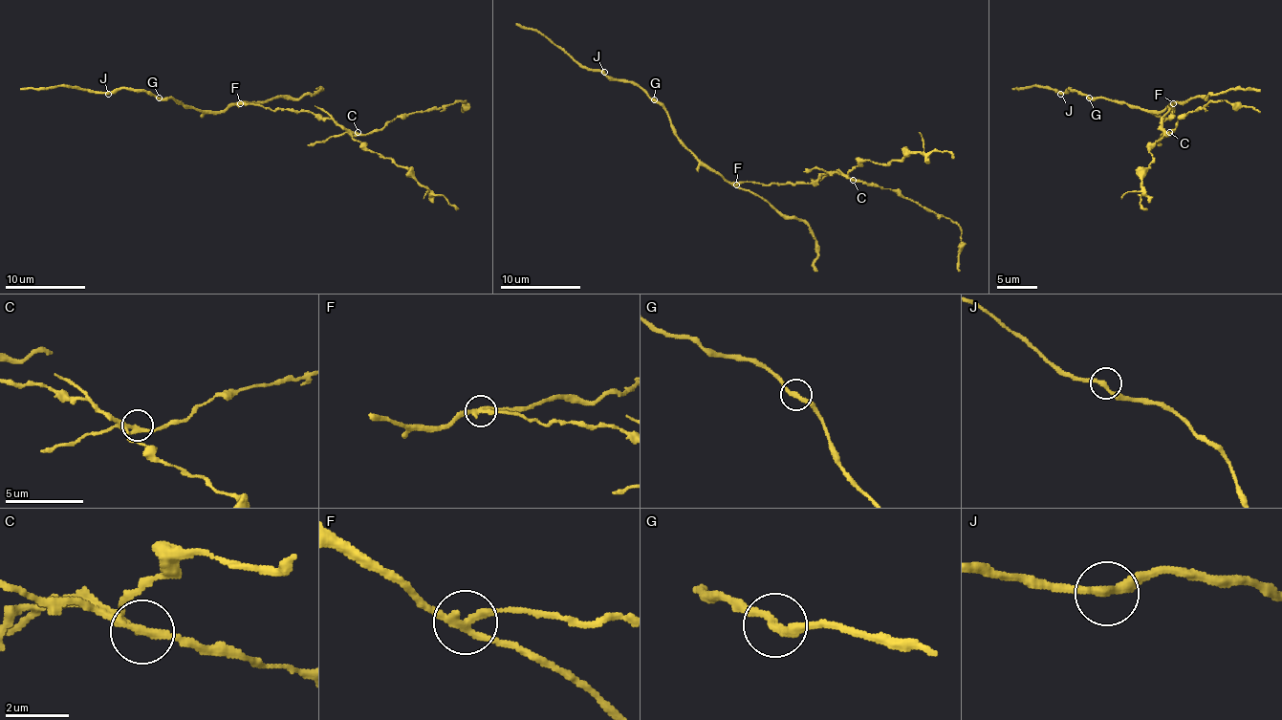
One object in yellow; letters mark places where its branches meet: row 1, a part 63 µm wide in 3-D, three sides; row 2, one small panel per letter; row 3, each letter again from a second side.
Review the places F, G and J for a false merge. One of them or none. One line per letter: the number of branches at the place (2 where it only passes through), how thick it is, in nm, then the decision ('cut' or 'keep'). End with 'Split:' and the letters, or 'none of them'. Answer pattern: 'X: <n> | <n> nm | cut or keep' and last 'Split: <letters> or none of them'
F: 3 | 240 nm | cut
G: 2 | 240 nm | keep
J: 2 | 260 nm | keep
Split: F

